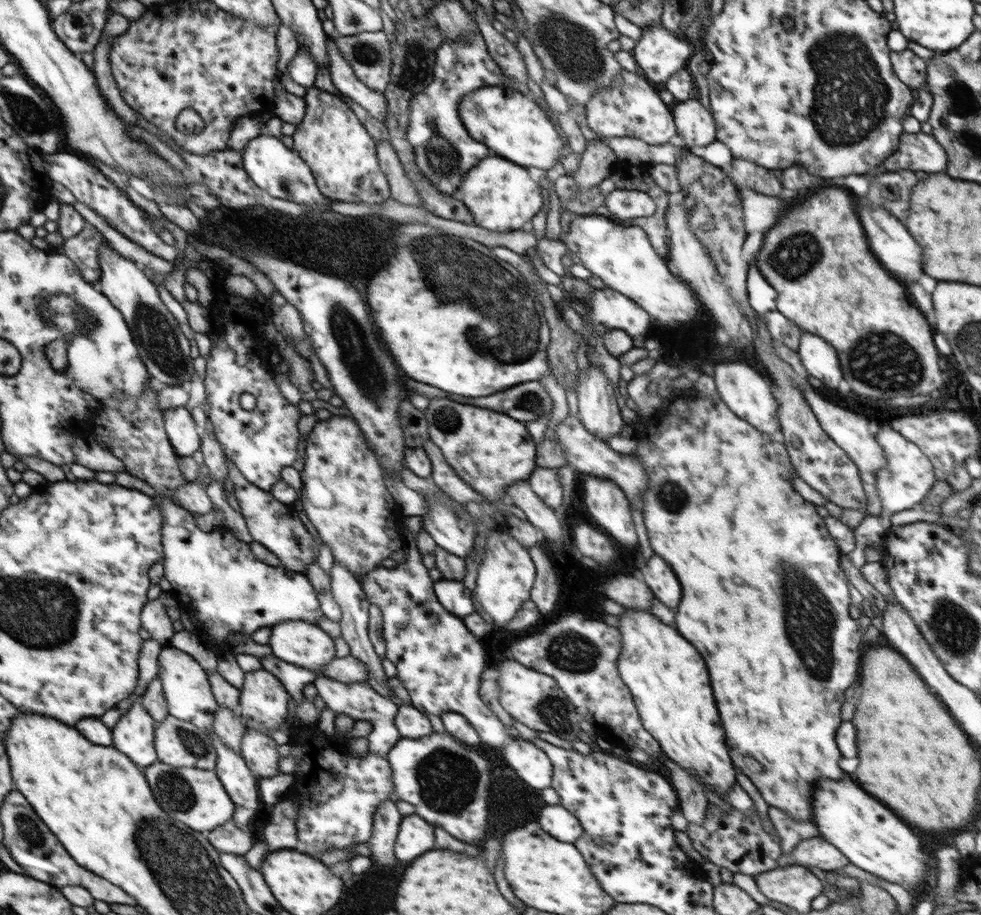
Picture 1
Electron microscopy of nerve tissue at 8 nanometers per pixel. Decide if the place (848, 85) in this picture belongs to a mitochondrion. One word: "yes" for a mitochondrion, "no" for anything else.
yes

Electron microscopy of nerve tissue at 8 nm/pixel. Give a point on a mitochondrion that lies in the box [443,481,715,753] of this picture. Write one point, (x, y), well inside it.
(572, 652)

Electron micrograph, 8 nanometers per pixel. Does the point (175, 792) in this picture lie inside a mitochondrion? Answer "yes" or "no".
yes

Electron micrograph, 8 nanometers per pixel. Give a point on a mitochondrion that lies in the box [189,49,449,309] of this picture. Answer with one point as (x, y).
(413, 70)

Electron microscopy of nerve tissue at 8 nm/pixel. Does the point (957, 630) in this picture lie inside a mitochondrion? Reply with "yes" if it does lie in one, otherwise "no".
yes

